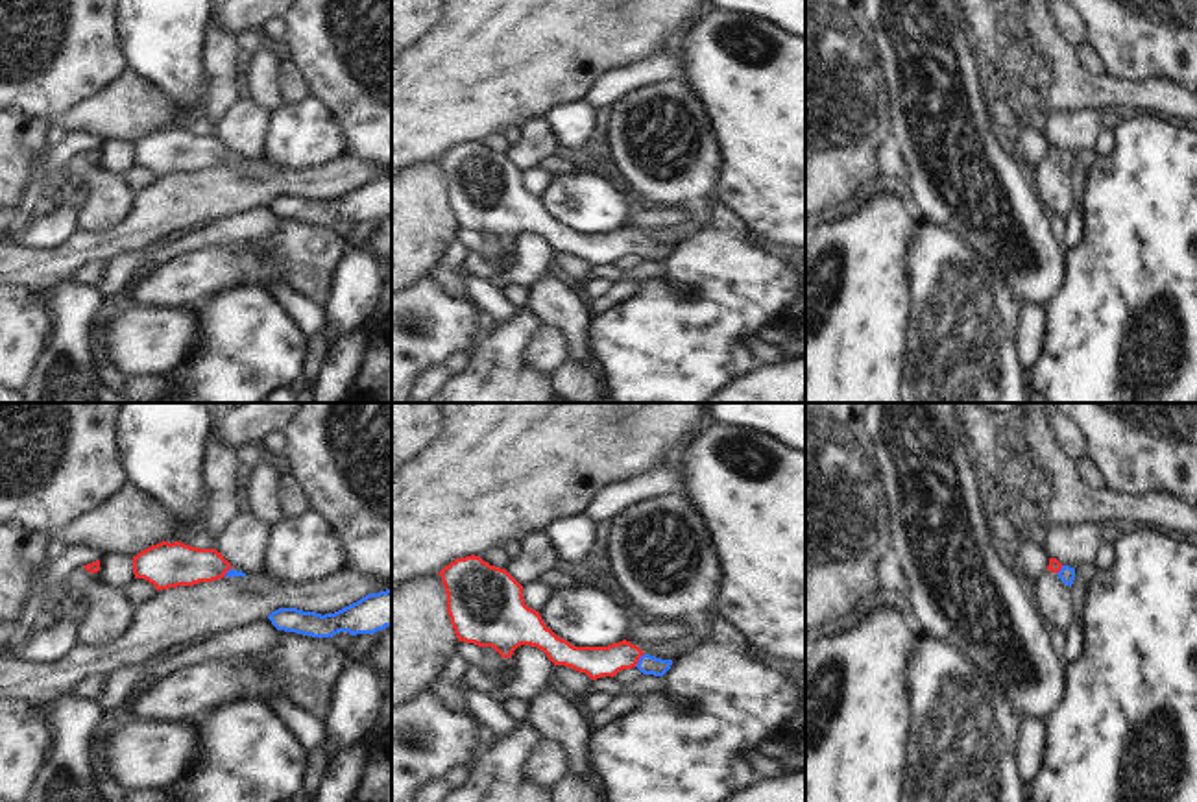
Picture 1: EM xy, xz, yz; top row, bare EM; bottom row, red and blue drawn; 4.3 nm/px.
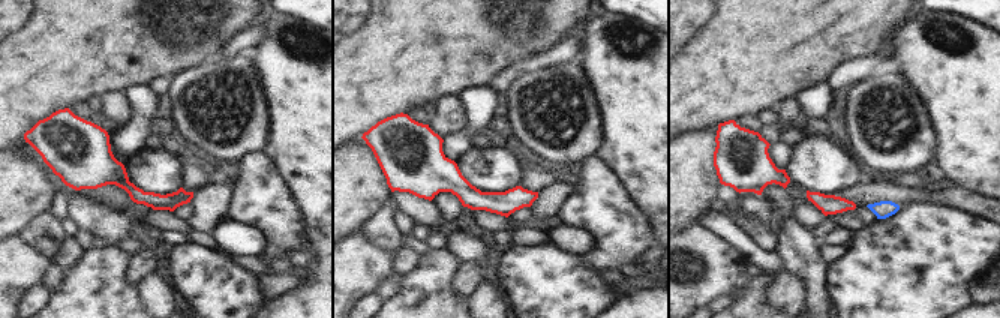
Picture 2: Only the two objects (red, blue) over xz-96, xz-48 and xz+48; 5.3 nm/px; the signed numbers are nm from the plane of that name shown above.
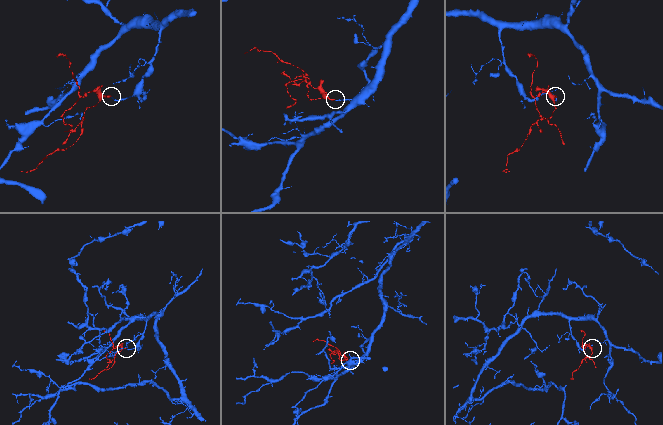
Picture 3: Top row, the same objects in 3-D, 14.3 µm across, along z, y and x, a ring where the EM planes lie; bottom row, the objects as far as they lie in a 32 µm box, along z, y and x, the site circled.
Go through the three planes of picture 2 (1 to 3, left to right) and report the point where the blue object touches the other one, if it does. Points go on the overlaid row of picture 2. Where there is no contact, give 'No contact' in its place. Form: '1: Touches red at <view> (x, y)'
1: No contact
2: No contact
3: No contact.

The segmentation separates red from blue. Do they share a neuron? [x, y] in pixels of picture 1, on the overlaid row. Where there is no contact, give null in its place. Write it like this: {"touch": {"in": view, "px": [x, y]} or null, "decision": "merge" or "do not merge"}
{"touch": {"in": "xz", "px": [638, 660]}, "decision": "merge"}

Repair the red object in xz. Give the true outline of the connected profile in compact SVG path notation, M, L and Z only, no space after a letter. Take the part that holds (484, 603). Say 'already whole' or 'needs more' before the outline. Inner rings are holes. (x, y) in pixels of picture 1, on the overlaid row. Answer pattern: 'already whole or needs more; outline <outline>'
needs more; outline M480 556L456 558L438 575L458 641L491 647L502 658L512 658L521 645L538 647L554 665L586 673L591 680L613 678L632 667L663 676L672 665L672 660L645 654L626 639L608 647L571 645L543 623L539 612L525 604L523 586L506 569Z

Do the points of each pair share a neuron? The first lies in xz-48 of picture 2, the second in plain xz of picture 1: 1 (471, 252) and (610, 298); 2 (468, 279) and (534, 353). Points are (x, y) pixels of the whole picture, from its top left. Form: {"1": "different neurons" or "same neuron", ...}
{"1": "different neurons", "2": "same neuron"}

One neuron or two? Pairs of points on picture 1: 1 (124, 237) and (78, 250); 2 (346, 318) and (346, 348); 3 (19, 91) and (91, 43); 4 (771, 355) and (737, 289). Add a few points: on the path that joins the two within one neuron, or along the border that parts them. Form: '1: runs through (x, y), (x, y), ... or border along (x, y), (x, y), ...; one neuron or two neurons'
1: runs through (113, 239), (89, 243); one neuron
2: border along (366, 326), (348, 329), (342, 335); two neurons
3: runs through (37, 78), (72, 47); one neuron
4: border along (750, 335), (747, 350), (760, 364); two neurons

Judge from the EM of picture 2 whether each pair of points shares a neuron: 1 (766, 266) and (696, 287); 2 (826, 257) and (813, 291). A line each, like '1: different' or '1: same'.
1: different
2: different

